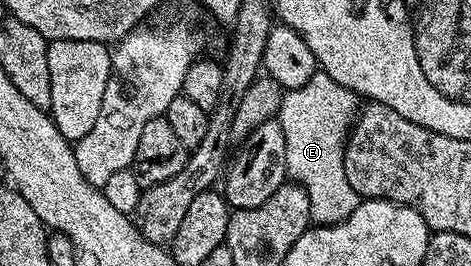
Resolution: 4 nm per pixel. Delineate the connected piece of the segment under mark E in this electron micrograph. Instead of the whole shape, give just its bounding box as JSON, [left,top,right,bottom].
[276,72,360,226]

